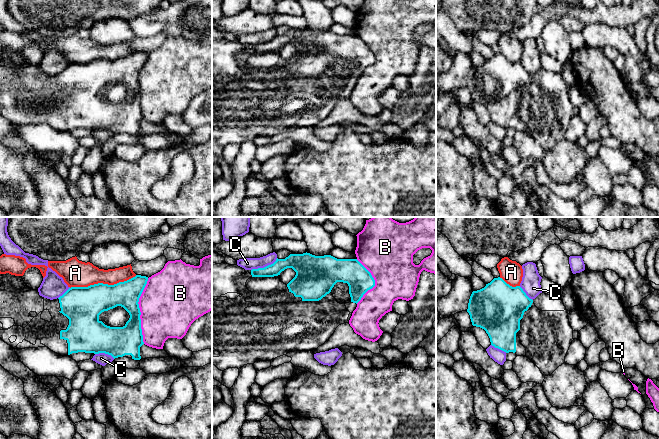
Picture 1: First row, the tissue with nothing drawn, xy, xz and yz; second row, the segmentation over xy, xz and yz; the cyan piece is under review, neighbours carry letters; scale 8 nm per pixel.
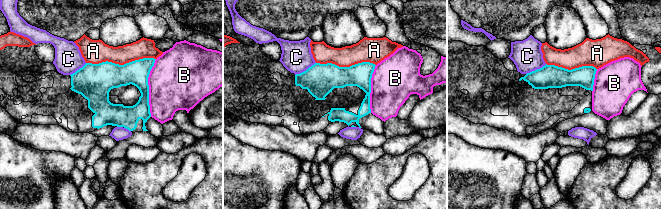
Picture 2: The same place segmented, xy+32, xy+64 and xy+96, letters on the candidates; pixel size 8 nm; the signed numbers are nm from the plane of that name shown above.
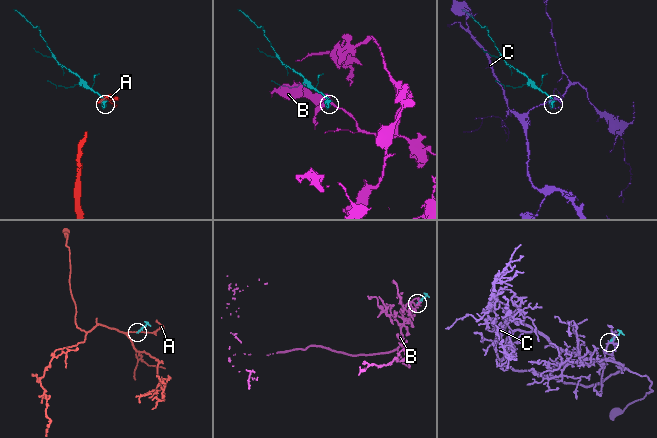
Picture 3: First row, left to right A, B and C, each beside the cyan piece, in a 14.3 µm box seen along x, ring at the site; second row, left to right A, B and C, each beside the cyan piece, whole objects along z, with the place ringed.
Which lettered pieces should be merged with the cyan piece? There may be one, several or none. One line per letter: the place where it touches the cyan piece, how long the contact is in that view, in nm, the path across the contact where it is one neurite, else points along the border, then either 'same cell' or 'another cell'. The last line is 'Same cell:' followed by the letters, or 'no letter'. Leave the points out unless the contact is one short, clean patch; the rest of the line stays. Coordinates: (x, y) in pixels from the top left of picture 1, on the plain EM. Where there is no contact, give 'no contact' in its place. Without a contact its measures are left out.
A: xy (103, 60) | 550 nm | another cell
B: xy (139, 87) | 550 nm | another cell
C: xz (264, 43) | 240 nm | another cell
Same cell: no letter

